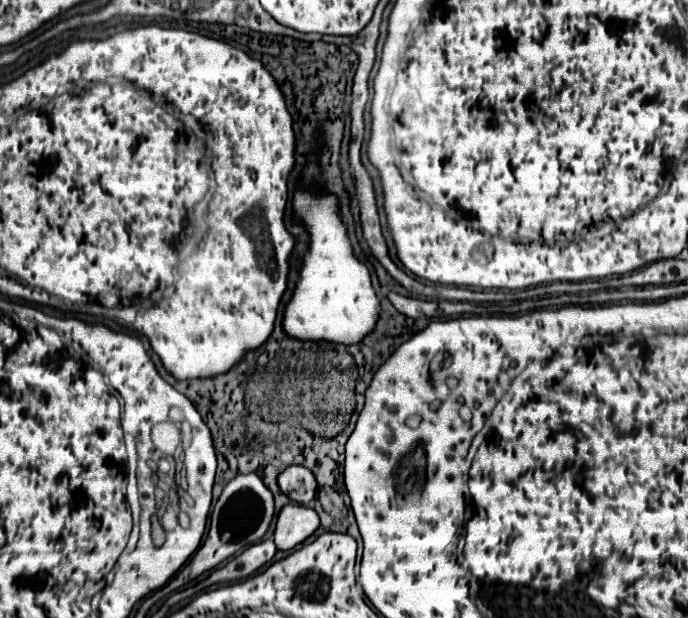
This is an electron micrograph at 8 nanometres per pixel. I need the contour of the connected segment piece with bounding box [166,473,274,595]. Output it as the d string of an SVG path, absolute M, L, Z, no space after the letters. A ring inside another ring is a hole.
M256 473L250 475L238 475L234 477L222 491L220 499L214 505L212 517L210 517L210 531L204 541L204 545L194 553L190 563L180 569L180 573L166 585L166 593L174 593L182 589L186 583L194 581L202 573L214 569L228 557L244 551L248 545L258 543L264 533L268 531L270 523L274 519L274 495L272 491L262 483L262 479Z

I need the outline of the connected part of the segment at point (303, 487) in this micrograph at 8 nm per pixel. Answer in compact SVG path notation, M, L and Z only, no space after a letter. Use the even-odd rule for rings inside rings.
M292 465L282 471L278 477L278 485L294 503L300 505L308 505L316 495L316 479L312 471L300 465Z

